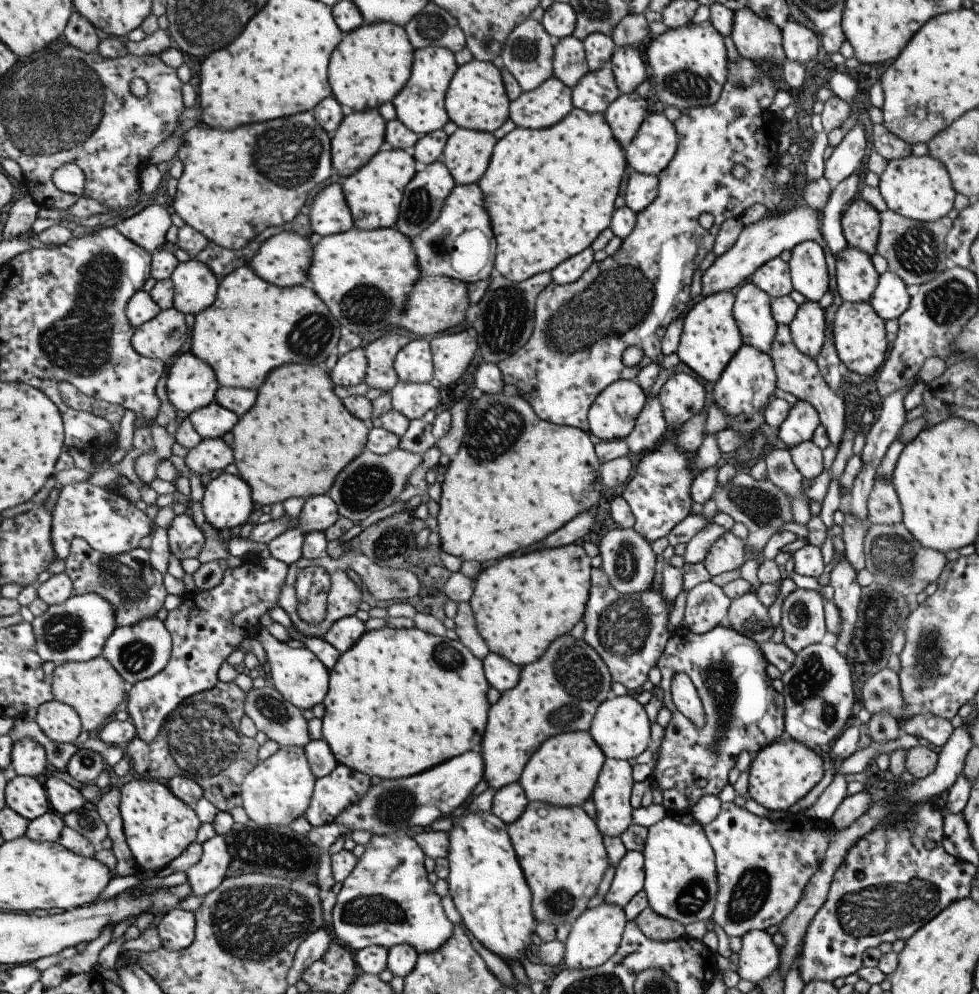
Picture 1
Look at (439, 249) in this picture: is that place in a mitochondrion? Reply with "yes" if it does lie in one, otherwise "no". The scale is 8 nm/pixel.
yes

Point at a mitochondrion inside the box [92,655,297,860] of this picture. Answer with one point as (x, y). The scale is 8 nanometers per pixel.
(201, 738)

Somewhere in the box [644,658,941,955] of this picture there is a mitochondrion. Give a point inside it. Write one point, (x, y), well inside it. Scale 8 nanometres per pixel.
(751, 892)

